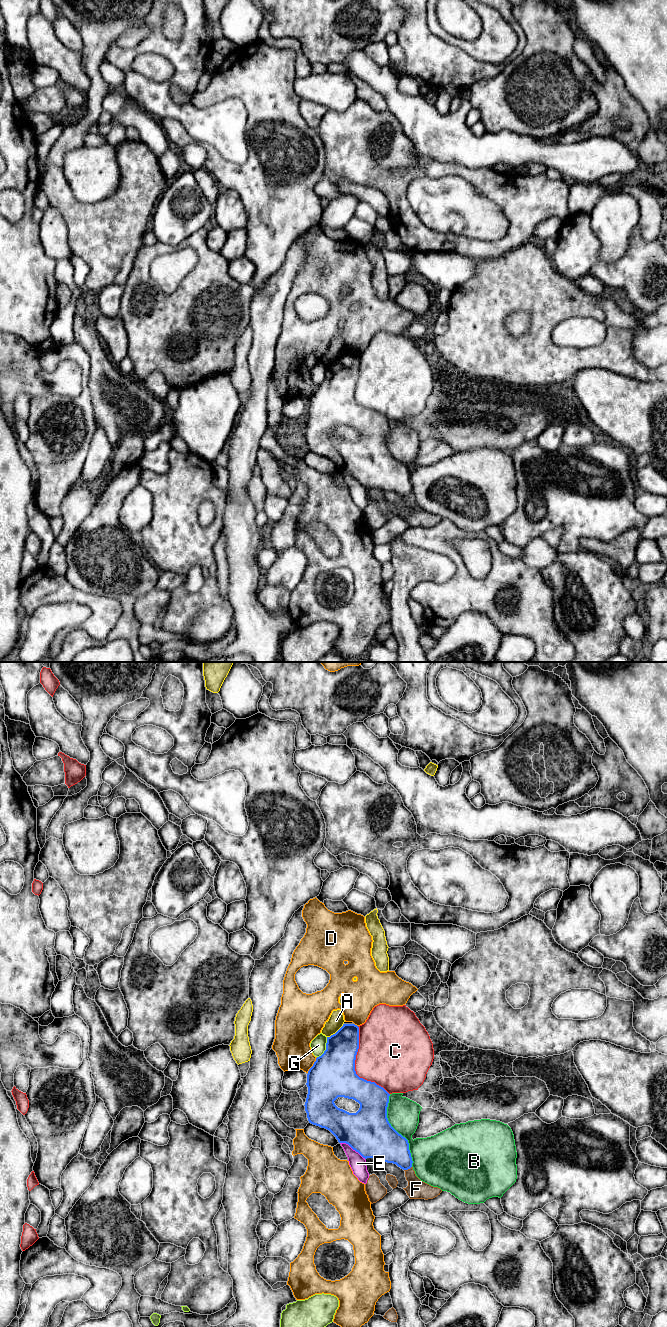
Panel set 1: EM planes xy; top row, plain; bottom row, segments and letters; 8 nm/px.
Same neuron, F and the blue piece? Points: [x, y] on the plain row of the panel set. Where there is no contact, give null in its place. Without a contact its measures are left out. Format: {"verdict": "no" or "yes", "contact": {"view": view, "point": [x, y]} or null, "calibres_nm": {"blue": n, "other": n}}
{"verdict": "no", "contact": {"view": "xy", "point": [407, 497]}, "calibres_nm": {"blue": 280, "other": 160}}

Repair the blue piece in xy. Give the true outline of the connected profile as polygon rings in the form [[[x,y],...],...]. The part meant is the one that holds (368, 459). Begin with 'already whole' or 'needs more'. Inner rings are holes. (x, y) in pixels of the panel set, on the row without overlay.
already whole | [[[343,352],[335,362],[327,365],[326,378],[316,386],[307,402],[308,422],[304,434],[308,449],[329,458],[339,471],[348,472],[365,487],[375,486],[408,498],[413,491],[408,468],[391,454],[387,446],[390,422],[375,410],[356,402],[358,377],[359,355],[355,352]],[[338,425],[355,428],[360,432],[359,438],[349,441],[338,436],[334,431]]]

